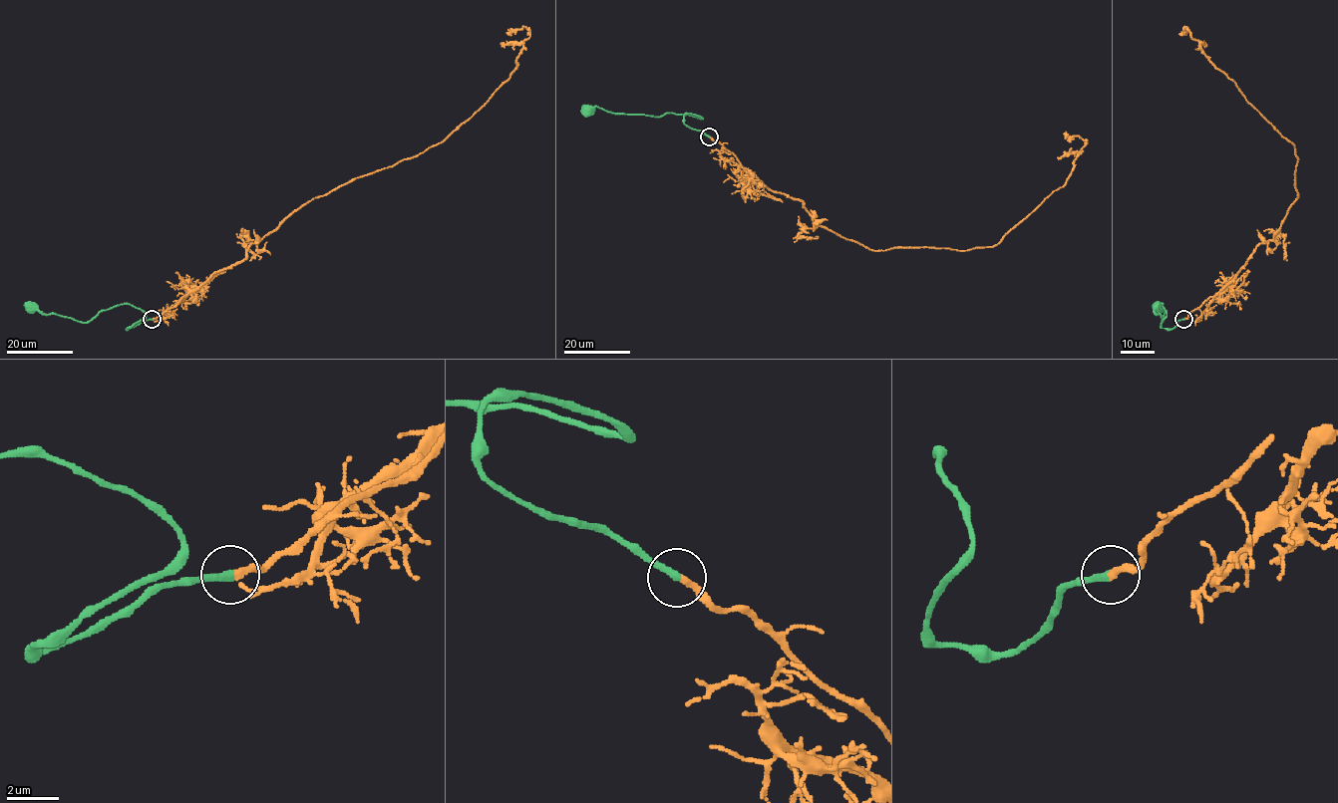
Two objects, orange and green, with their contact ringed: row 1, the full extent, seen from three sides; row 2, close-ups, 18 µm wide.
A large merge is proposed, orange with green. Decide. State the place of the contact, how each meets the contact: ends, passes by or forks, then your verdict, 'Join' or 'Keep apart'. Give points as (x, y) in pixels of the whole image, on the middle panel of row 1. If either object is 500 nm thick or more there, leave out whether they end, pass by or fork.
Place: (709, 136). At the ring orange ends. At the ring green ends. Join

